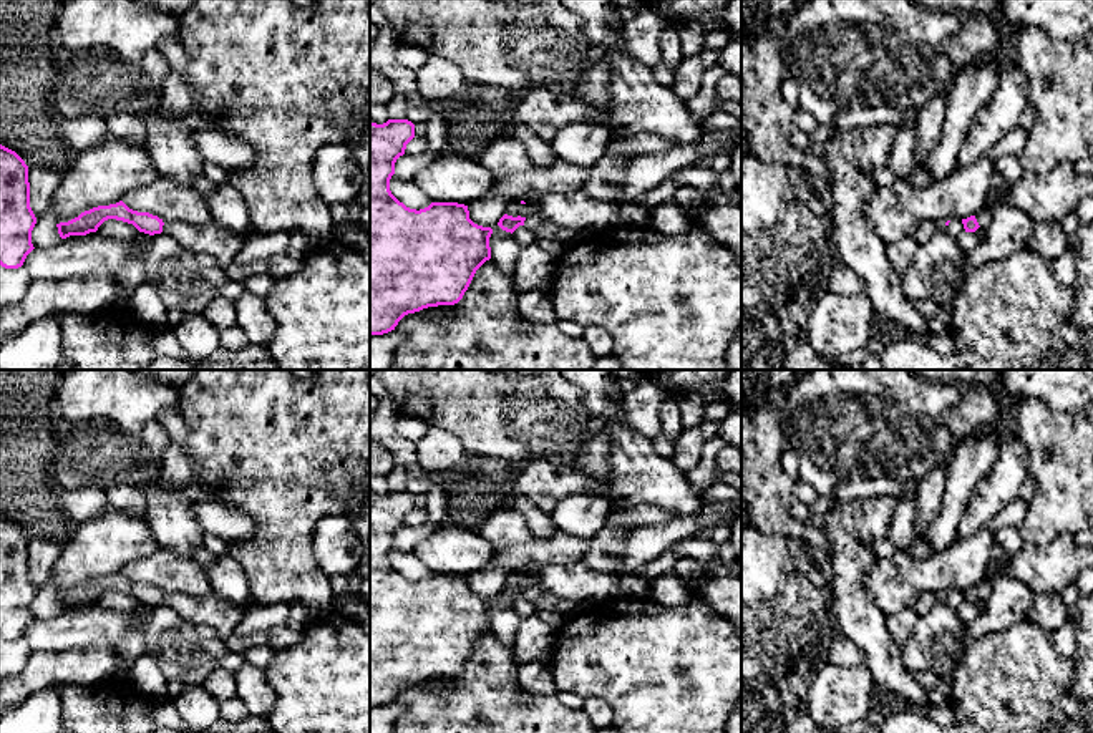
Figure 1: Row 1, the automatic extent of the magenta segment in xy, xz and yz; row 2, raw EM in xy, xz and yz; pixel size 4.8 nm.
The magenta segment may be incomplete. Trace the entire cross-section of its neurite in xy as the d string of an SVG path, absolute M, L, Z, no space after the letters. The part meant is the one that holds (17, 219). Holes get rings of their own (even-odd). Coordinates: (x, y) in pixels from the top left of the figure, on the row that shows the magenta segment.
M0 144L0 265L18 269L35 249L32 231L36 217L30 207L28 166Z

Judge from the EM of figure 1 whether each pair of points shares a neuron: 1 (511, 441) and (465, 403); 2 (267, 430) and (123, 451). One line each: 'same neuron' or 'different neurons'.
1: same neuron
2: different neurons

